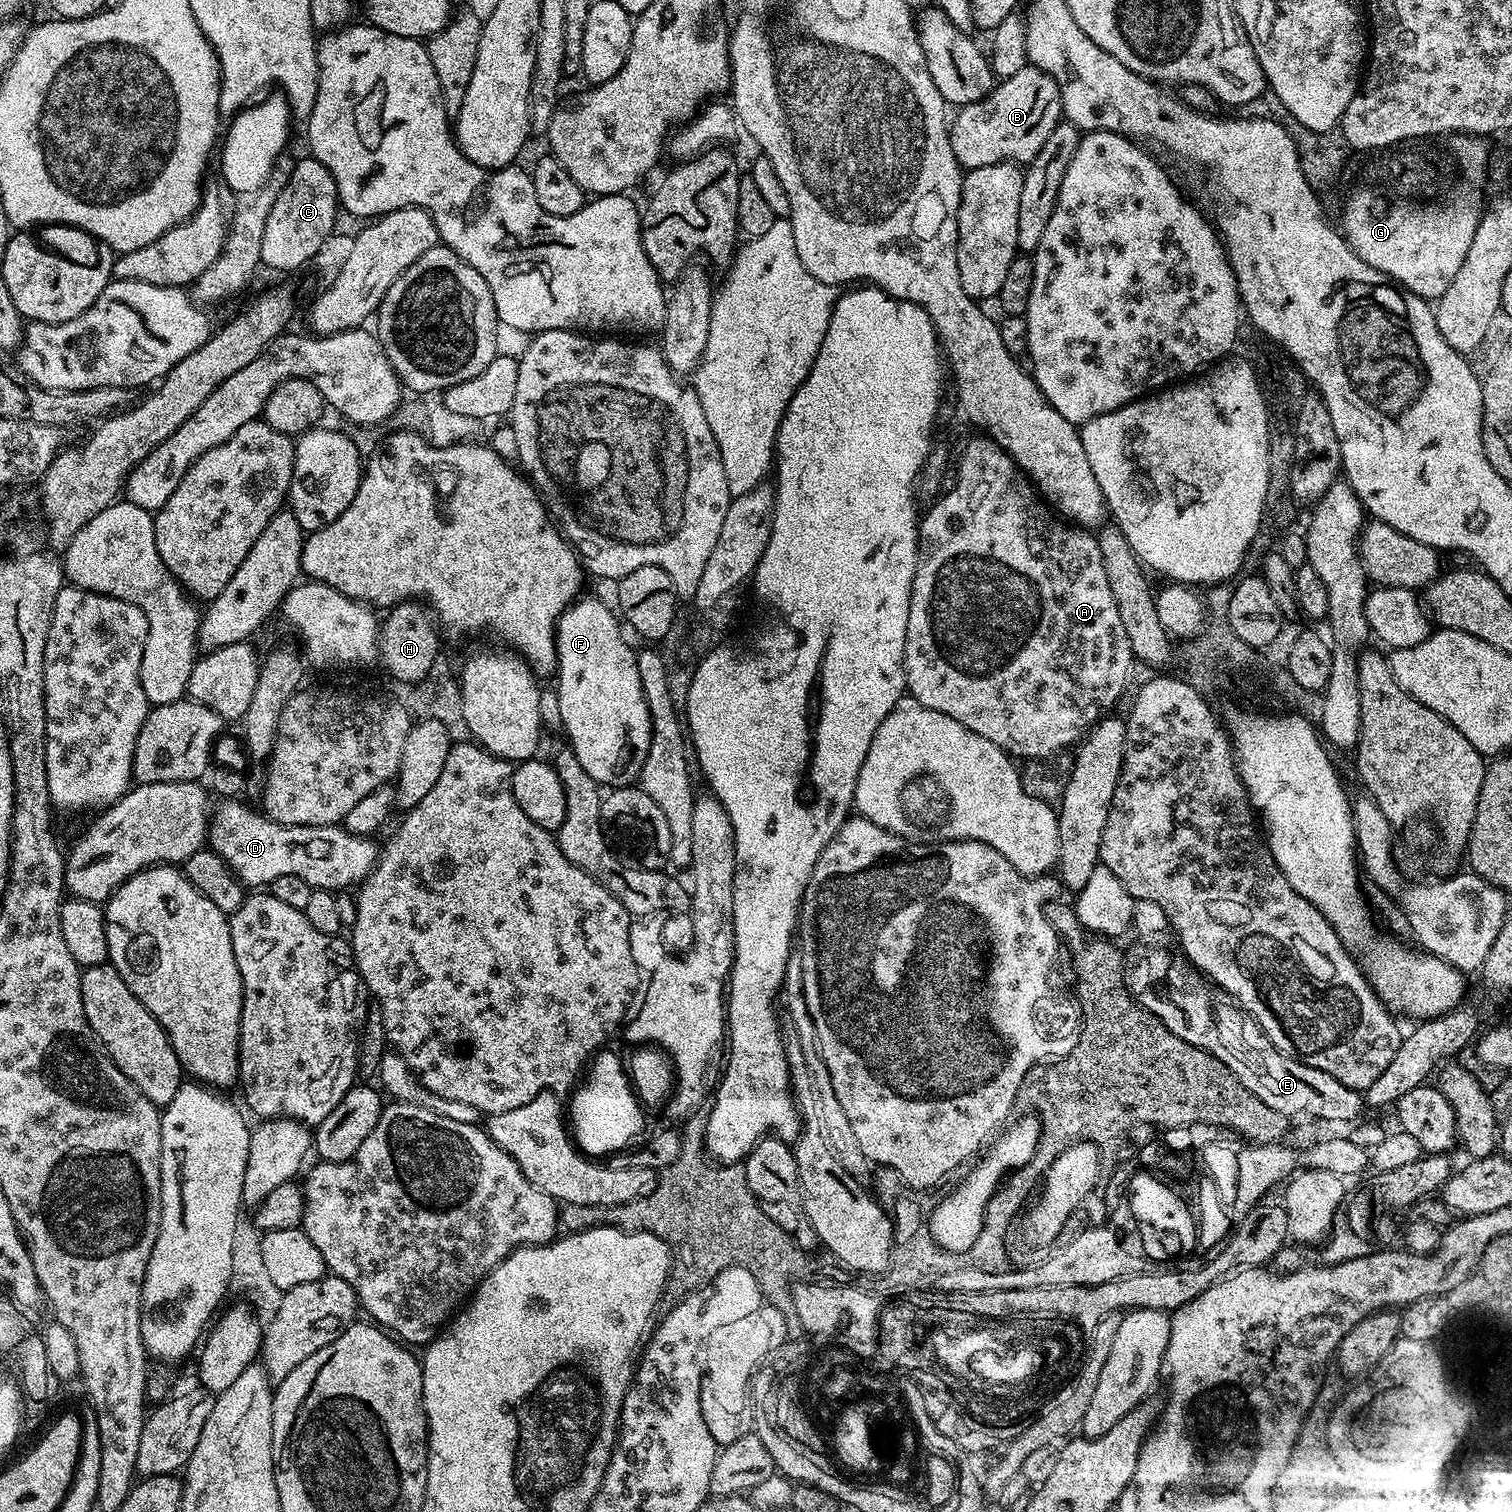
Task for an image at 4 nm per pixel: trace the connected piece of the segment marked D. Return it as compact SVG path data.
M228 798L215 805L210 816L207 847L218 853L229 872L249 889L256 890L274 882L281 874L294 874L302 878L312 889L326 888L329 890L348 890L348 887L359 885L371 872L376 864L378 844L375 839L367 836L355 836L345 830L343 826L327 824L326 826L290 826L289 824L275 824L273 820L247 808L236 798Z

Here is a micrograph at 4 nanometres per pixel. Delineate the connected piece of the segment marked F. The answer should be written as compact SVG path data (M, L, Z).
M586 596L577 599L556 622L554 676L560 679L556 684L556 700L560 703L560 720L568 735L567 743L578 762L582 762L582 770L586 770L596 784L616 789L639 781L646 750L650 750L652 723L642 694L642 678L638 678L636 652L620 633L617 613L613 609L612 613L602 601Z

